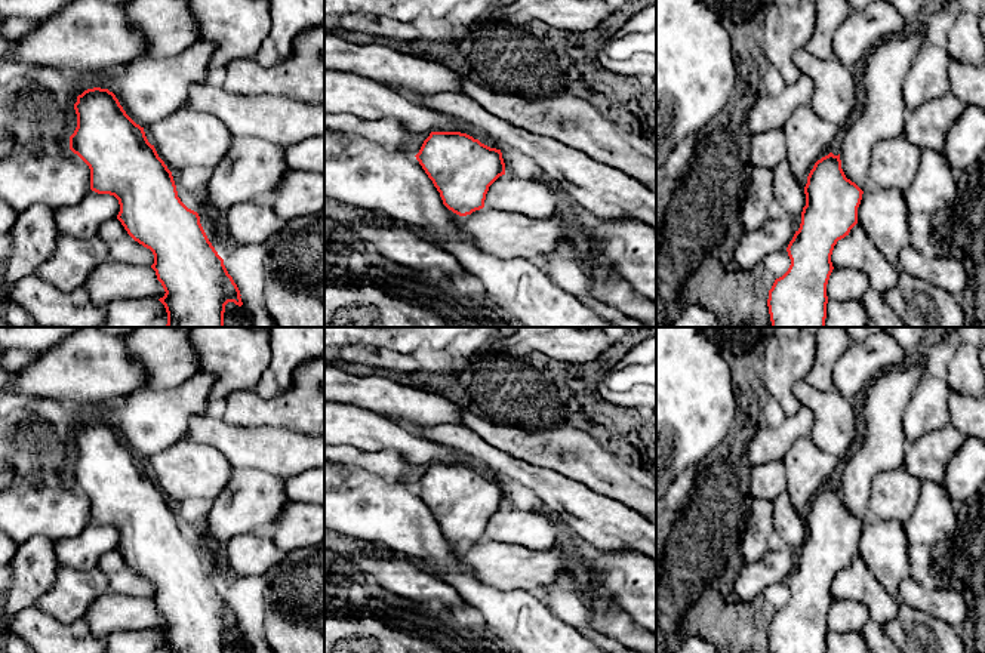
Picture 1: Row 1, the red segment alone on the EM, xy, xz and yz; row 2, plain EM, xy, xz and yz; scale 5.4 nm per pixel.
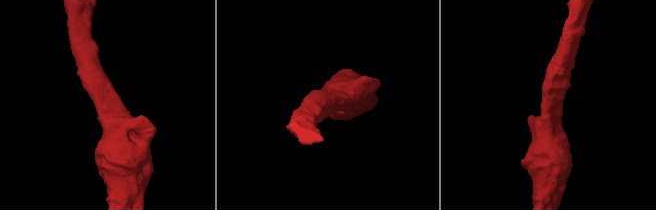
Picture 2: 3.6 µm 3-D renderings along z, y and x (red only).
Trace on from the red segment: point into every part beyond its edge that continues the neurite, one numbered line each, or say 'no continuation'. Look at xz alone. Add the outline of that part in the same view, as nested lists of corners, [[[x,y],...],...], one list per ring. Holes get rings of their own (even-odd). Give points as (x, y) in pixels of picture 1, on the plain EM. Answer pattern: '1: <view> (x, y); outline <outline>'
no continuation

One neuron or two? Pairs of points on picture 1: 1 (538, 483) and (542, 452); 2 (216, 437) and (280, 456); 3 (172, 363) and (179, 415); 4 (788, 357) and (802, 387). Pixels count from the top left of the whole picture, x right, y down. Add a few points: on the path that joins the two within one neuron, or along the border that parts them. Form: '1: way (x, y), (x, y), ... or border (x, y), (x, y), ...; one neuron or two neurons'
1: border (508, 455), (547, 467), (573, 480); two neurons
2: way (233, 441), (246, 449), (264, 449); one neuron
3: border (200, 370), (178, 385), (147, 388); two neurons
4: border (803, 378), (793, 388), (793, 394), (802, 404); two neurons

